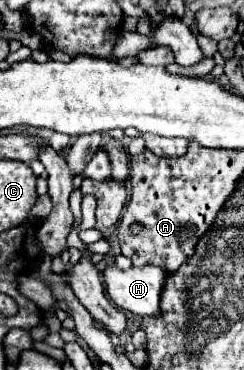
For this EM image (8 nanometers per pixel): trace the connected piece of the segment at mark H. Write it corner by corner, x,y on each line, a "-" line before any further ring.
109,265
103,271
109,299
123,311
133,315
159,315
159,297
167,273
161,267
145,265
127,271

